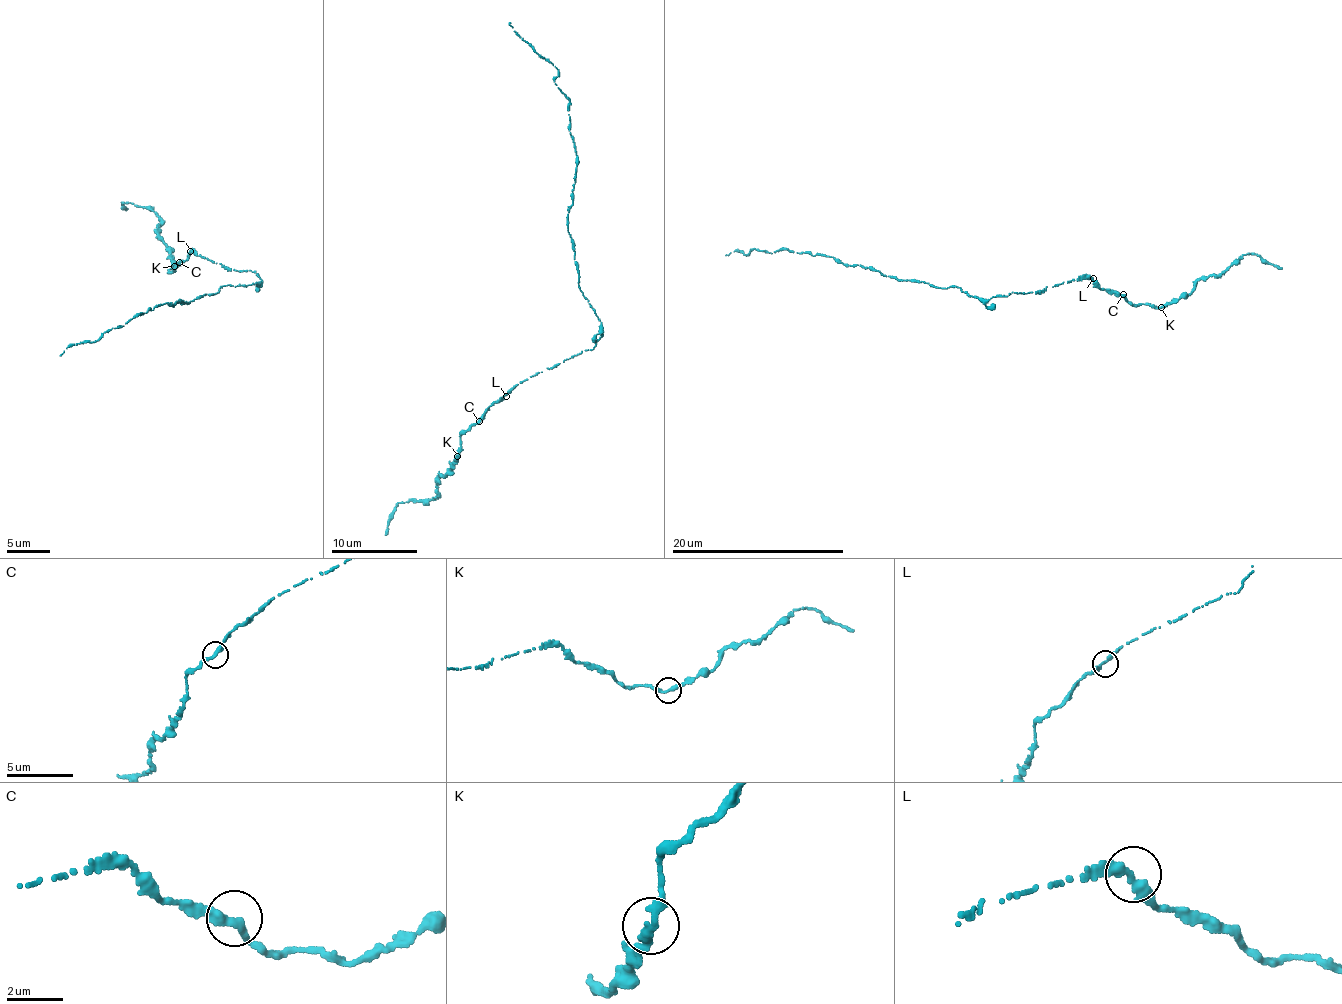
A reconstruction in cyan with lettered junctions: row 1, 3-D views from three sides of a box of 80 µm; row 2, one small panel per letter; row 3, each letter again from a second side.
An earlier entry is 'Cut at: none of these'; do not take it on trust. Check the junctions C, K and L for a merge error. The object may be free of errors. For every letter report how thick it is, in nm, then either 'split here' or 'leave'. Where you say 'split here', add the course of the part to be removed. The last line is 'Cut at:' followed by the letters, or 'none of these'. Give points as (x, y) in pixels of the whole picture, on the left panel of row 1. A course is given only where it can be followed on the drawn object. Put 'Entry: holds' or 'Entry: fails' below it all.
C: calibre 300 nm; leave
K: calibre 320 nm; leave
L: calibre 300 nm; leave
Cut at: none of these
Entry: holds

